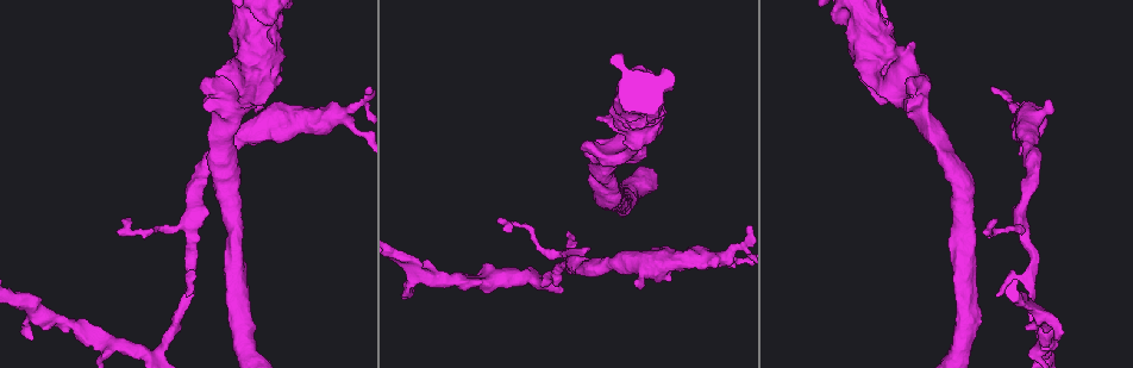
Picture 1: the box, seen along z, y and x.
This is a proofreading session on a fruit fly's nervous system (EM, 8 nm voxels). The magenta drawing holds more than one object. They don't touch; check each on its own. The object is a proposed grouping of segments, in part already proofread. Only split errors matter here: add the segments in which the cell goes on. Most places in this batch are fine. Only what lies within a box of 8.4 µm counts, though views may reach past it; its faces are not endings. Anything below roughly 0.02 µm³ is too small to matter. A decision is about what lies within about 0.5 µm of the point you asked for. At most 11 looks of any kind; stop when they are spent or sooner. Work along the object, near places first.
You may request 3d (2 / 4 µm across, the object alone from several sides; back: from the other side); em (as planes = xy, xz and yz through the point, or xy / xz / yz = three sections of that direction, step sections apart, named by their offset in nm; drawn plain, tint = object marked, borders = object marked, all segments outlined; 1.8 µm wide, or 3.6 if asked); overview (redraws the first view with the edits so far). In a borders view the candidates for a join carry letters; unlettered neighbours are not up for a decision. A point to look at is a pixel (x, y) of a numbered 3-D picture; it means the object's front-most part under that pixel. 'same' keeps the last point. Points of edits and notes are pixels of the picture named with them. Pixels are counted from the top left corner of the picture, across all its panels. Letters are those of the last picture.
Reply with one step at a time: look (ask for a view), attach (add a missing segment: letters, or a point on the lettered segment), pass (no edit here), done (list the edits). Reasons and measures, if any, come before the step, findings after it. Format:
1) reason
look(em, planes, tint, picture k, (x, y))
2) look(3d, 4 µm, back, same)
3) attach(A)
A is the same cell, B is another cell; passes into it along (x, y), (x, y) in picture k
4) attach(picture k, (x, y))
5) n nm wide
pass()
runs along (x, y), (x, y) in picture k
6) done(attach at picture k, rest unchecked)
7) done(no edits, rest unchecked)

thick end
look(3d, 2 µm, picture 1, (1047, 100))

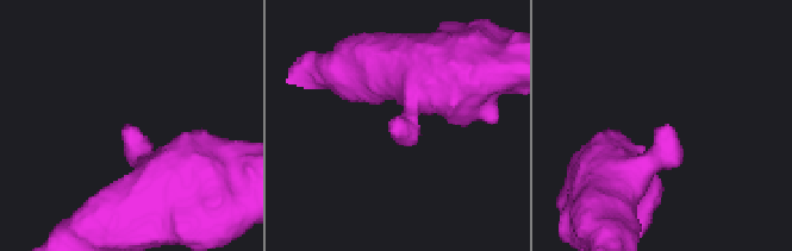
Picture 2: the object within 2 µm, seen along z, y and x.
shape alone is not enough
look(em, planes, borders, picture 2, (396, 124))

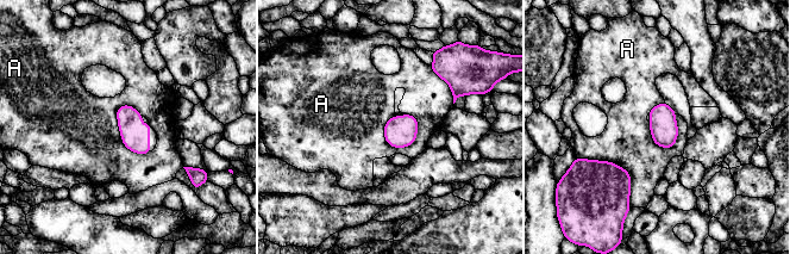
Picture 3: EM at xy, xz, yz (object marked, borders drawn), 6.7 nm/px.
pass()
A is another cell; border along (123, 104), (120, 140), (148, 154) in picture 3; none of them fits

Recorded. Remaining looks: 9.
abrupt turn
look(3d, 4 µm, back, picture 1, (919, 91))

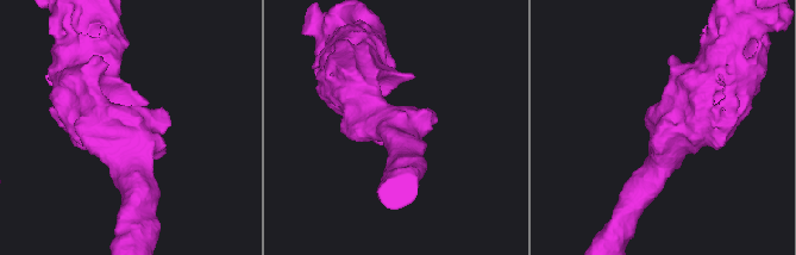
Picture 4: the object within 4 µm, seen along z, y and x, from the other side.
need the tissue
look(em, planes, borders, picture 4, (131, 125))

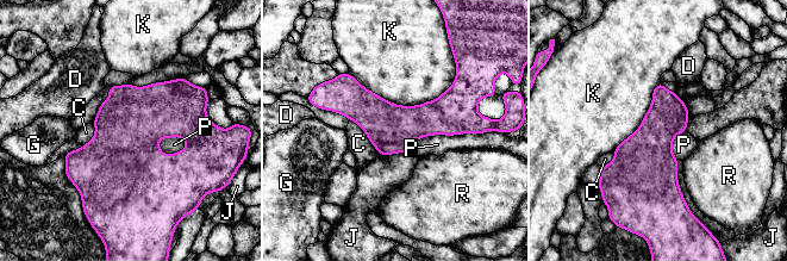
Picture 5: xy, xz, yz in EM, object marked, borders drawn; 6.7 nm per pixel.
300 nm wide
pass()
C, D, G, J, K, P and R are other cells; border along (478, 132), (425, 135), (407, 151) in picture 5; no lettered segment goes on from it

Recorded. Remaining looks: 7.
free end
look(3d, 2 µm, picture 1, (126, 220))

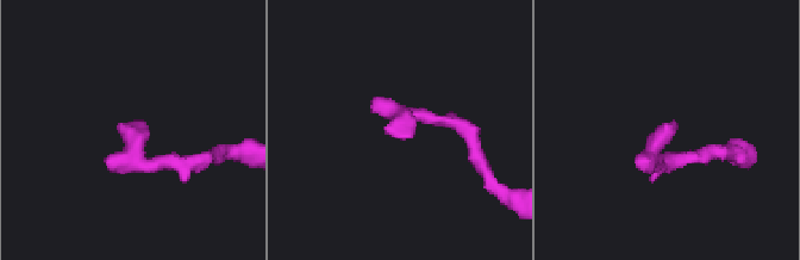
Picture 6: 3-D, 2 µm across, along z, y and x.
now the EM
look(em, yz, step 8, borders, picture 6, (141, 124))

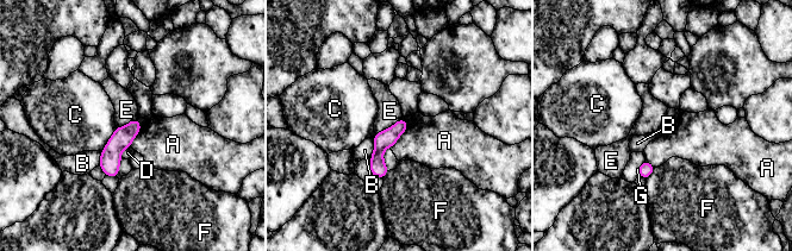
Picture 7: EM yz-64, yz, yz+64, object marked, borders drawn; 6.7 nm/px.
120 nm wide
pass()
A, B, C, D, E, F and G are other cells; runs along (135, 123), (114, 146), (108, 173) in picture 7; none of them fits

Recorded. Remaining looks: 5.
look(em, xz, step 8, borders, picture 1, (31, 339))

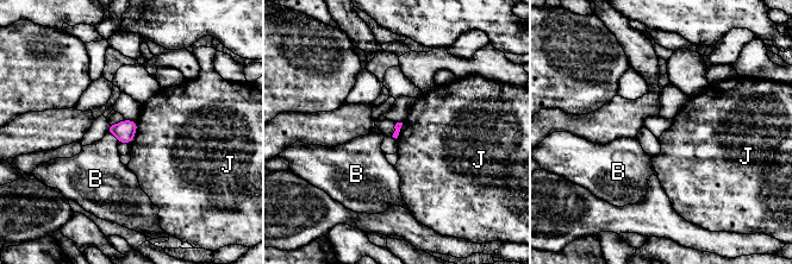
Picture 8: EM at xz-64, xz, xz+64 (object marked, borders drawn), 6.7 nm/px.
pass()
B and J are other cells; border along (137, 121), (135, 136), (129, 143) in picture 8; no lettered segment goes on from it

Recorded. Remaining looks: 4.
done(no edits, rest unchecked)

